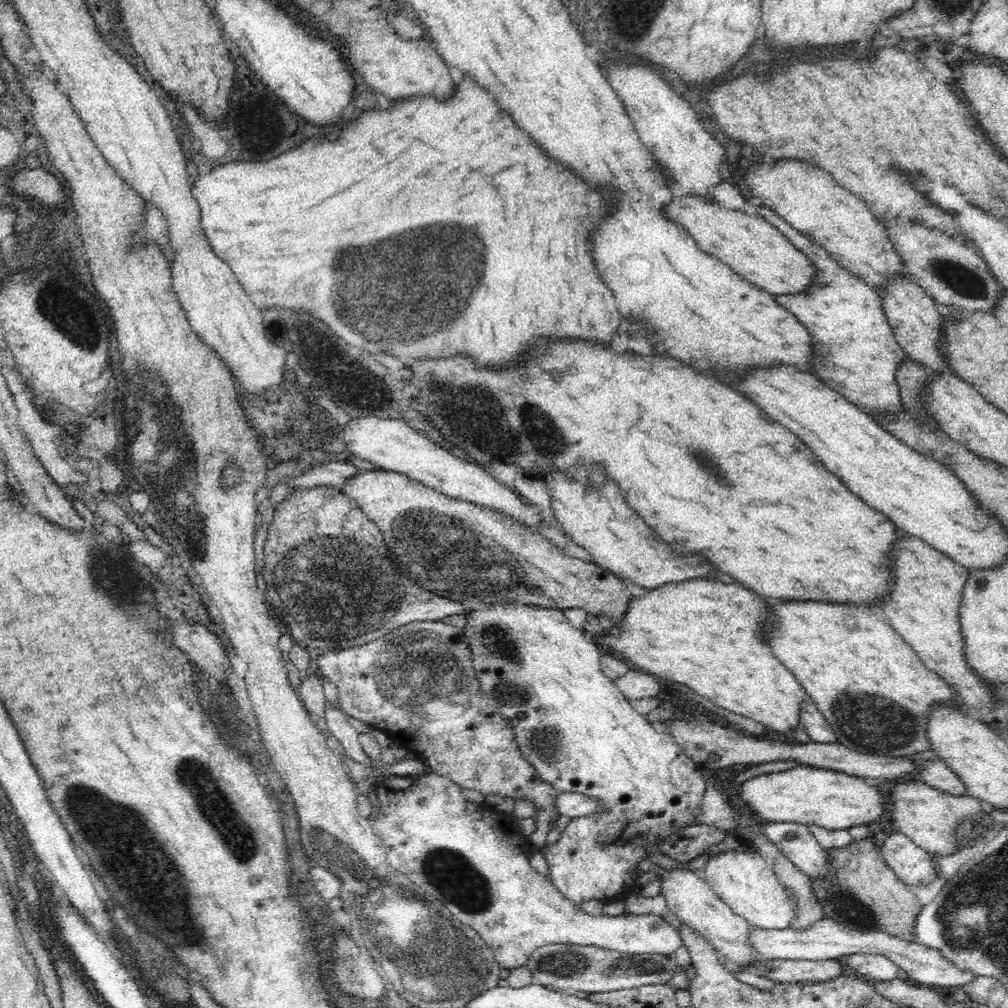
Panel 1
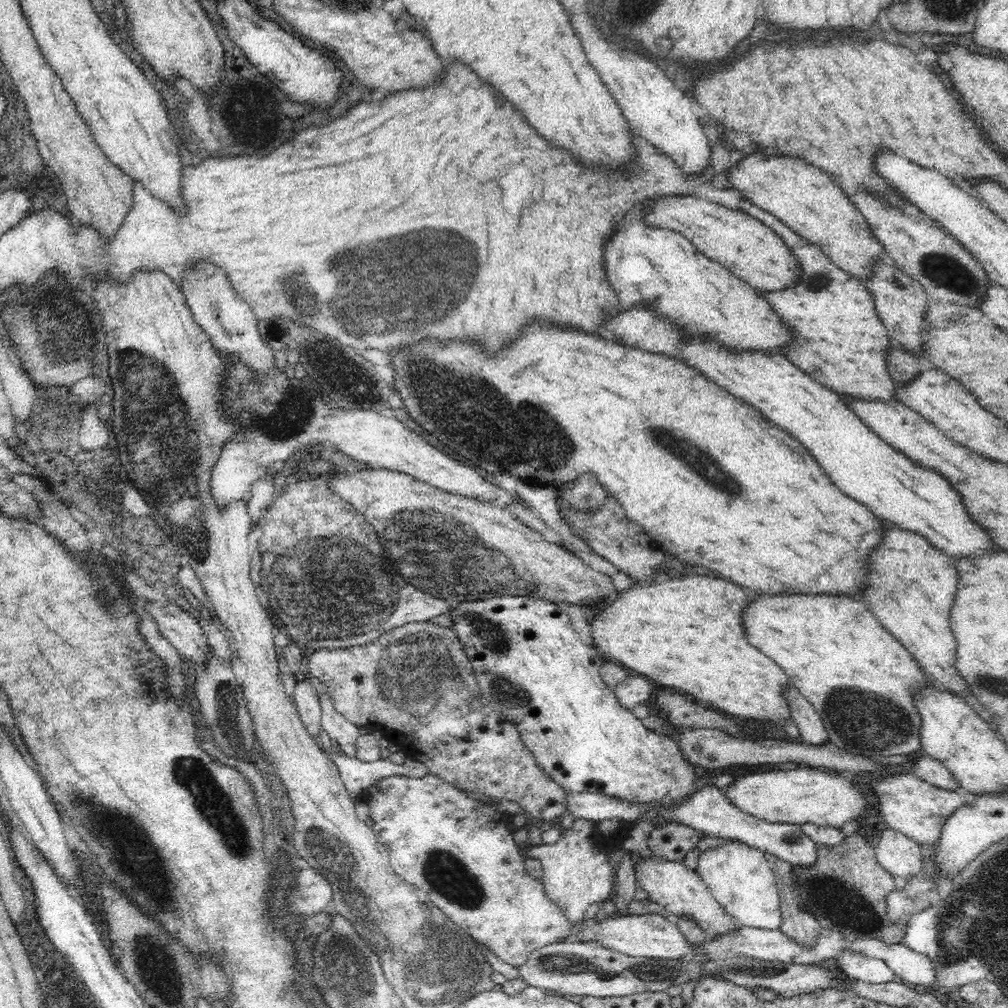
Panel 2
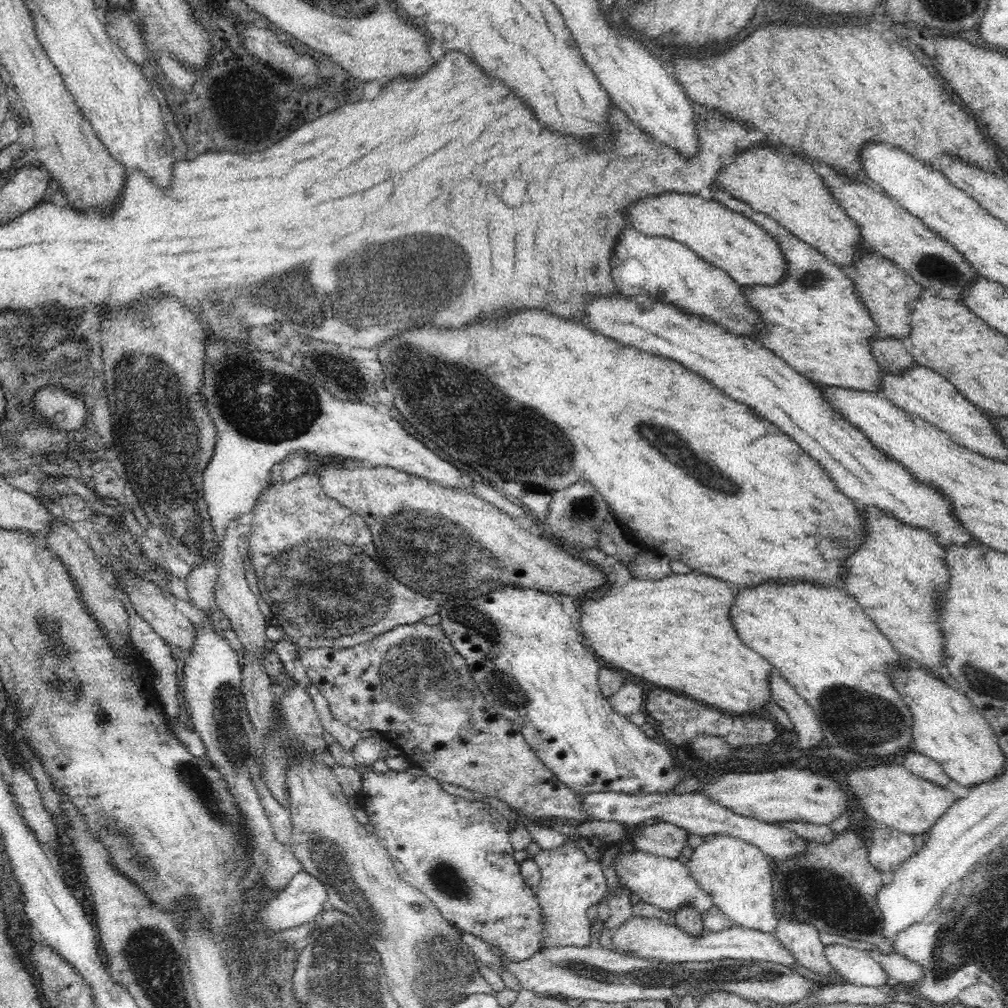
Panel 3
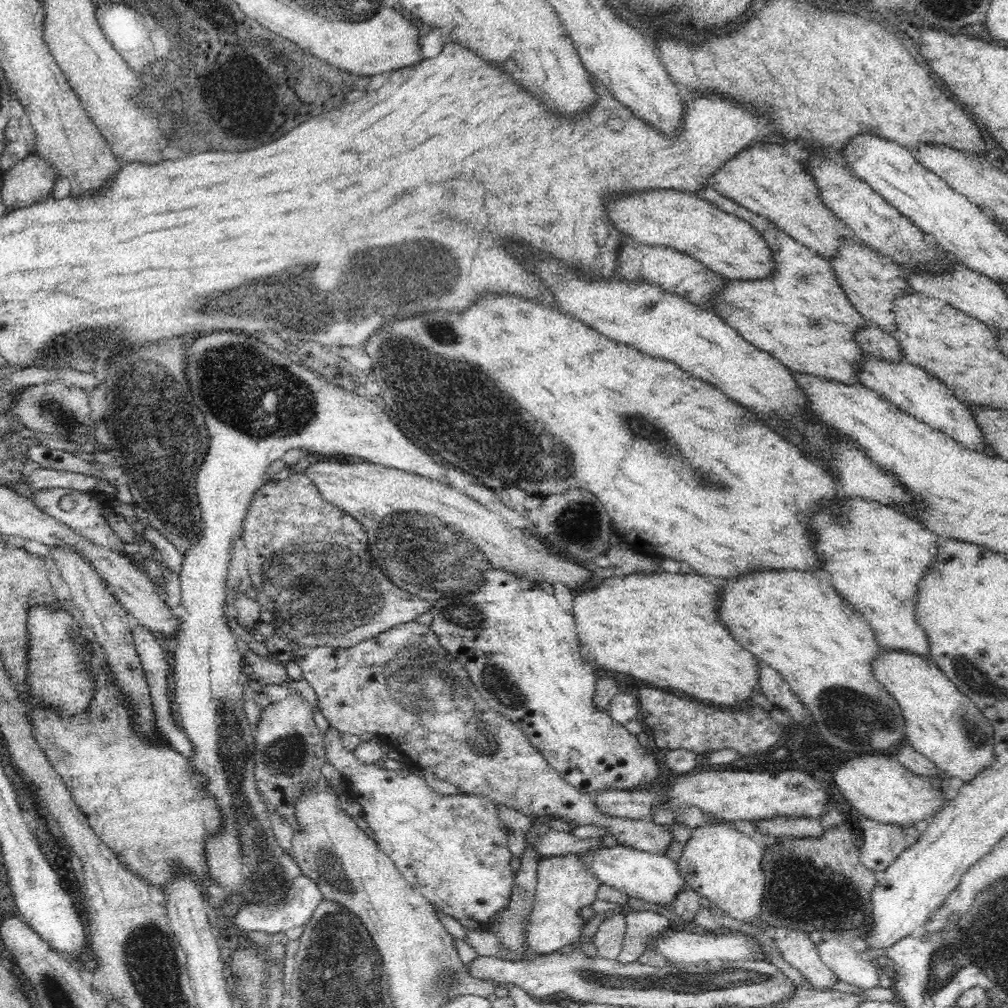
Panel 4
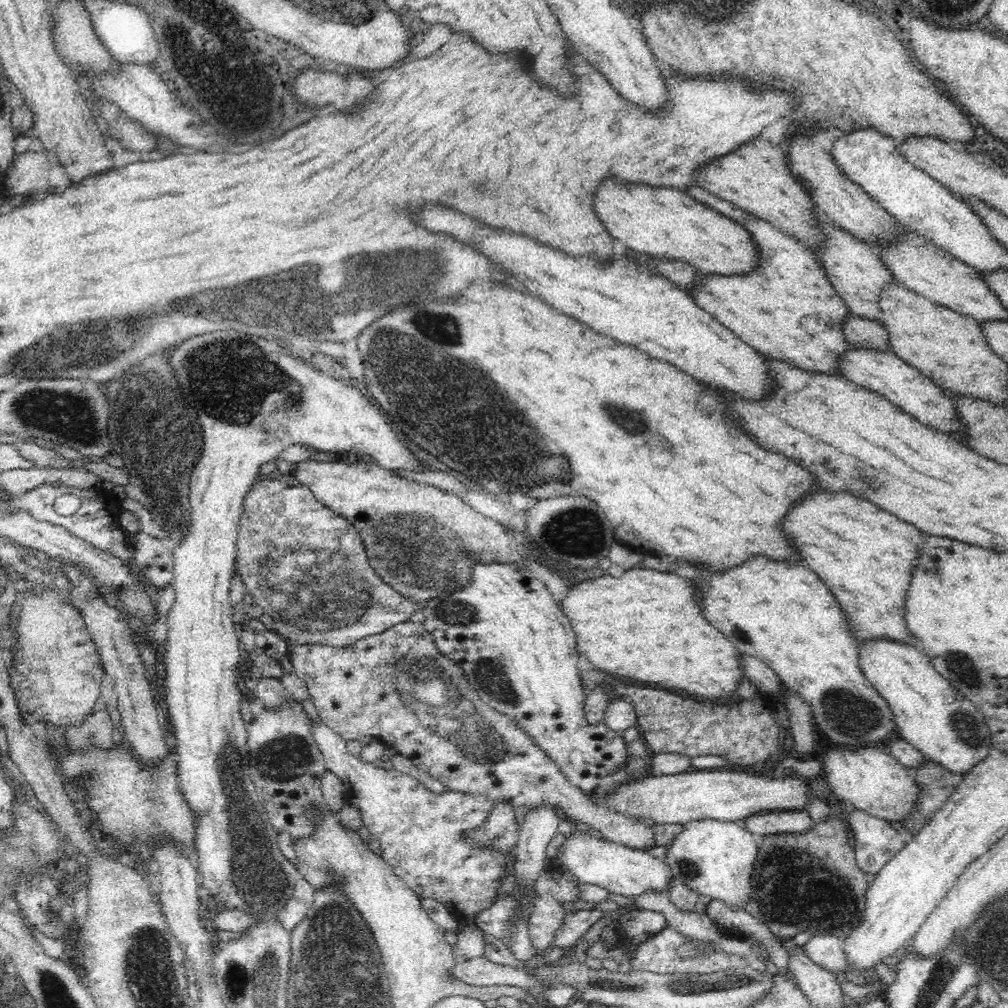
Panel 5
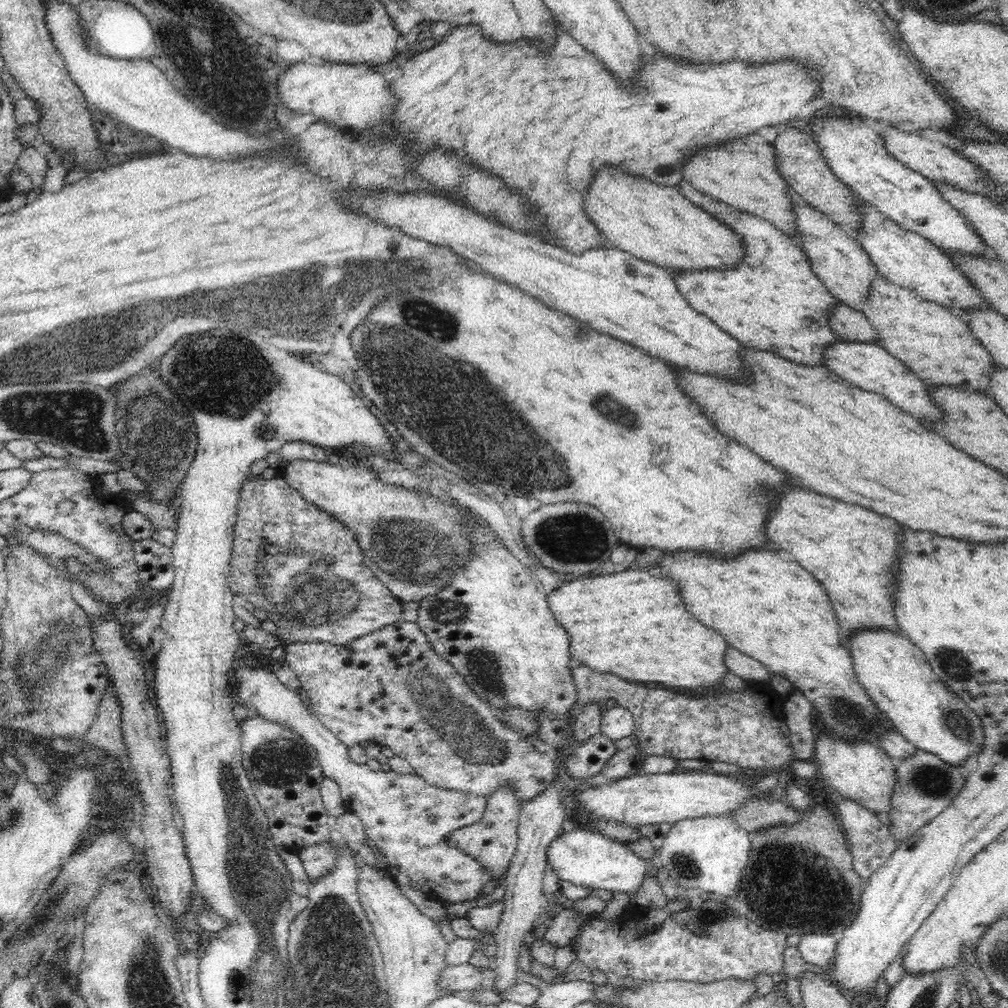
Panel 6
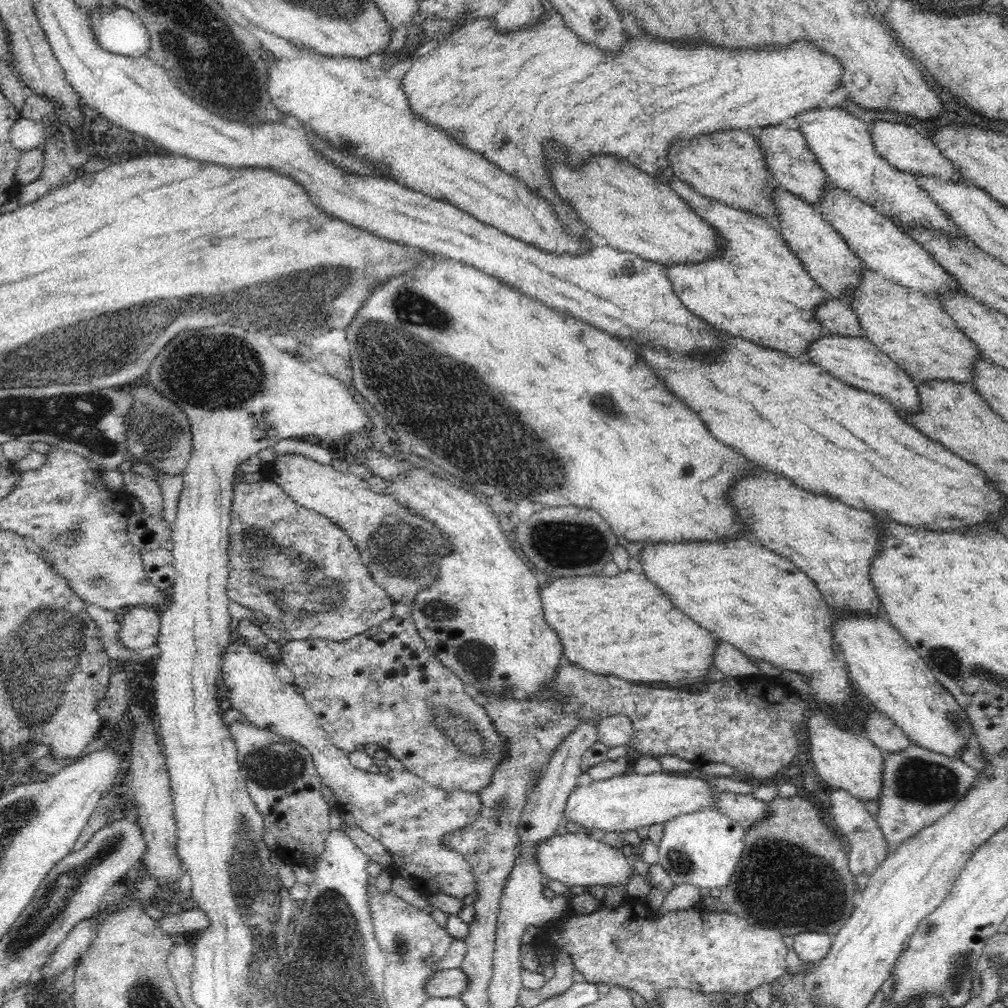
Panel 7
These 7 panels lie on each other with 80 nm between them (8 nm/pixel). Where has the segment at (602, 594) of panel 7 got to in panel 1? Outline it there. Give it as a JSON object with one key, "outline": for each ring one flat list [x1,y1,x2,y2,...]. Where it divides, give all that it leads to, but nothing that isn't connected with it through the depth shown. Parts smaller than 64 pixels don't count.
{"outline":[[714,580,668,583,649,589,642,598,632,598,622,620,605,624,598,641,605,652,626,660,632,669,686,684,718,708,790,734,801,728,800,703,812,700,776,660,767,640,758,636,756,628,764,612,766,602,738,584]]}

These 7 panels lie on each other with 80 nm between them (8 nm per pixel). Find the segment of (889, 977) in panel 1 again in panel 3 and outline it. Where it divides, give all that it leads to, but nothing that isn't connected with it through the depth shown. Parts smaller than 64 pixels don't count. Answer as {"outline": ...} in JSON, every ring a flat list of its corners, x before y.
{"outline":[[830,944,823,951,833,971,848,983,864,987,882,987,887,984,888,973,866,951,842,944]]}

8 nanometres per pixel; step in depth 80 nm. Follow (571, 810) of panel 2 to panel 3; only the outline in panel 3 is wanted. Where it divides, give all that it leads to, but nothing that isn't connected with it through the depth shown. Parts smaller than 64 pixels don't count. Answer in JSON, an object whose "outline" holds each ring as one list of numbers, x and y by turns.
{"outline":[[601,792,580,795,582,809,590,818,609,820,629,825,639,825,650,818,662,820,686,829,692,834,707,837,710,835,728,835,740,838,758,847,771,860,790,859,804,854,808,840,798,836,793,830,783,826,774,826,754,818,740,816,728,808,722,808,717,802,710,800,705,794,683,793,650,793,650,794,622,794,615,792]]}

